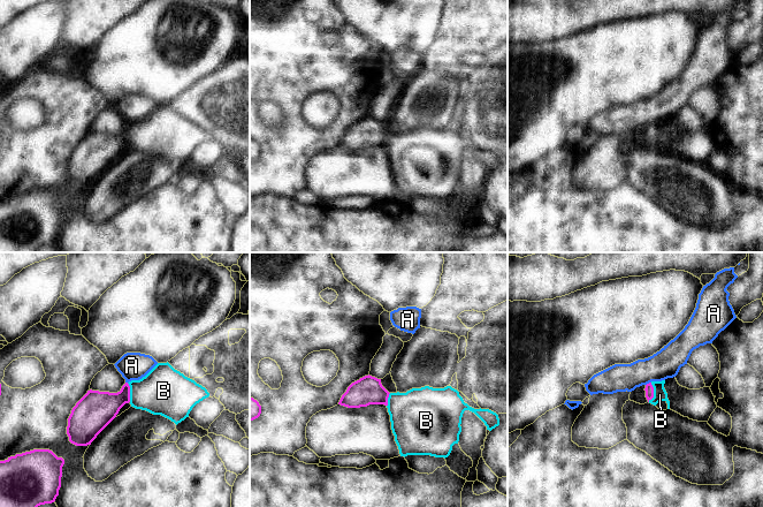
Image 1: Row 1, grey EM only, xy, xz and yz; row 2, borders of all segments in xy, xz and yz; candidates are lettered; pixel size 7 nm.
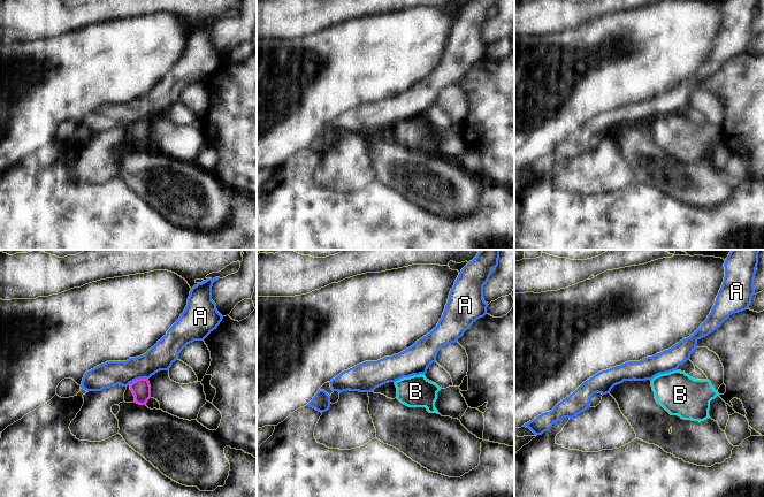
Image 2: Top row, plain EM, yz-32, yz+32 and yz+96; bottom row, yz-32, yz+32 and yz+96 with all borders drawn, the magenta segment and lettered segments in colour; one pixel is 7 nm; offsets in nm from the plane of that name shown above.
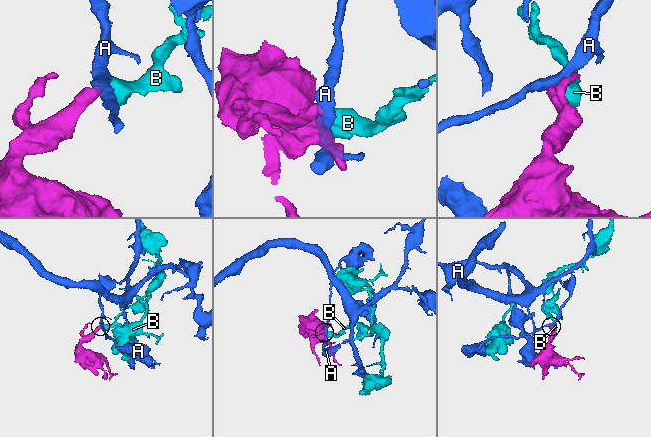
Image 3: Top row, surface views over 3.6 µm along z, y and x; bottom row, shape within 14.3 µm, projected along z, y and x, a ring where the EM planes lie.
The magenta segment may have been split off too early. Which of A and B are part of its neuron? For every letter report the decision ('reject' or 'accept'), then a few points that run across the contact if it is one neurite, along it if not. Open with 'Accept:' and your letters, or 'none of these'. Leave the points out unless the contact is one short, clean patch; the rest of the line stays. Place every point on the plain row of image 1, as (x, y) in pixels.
Accept: B
A: reject; line yz (650, 123), (646, 127)
B: accept; line yz (649, 131), (653, 134), (660, 136)

